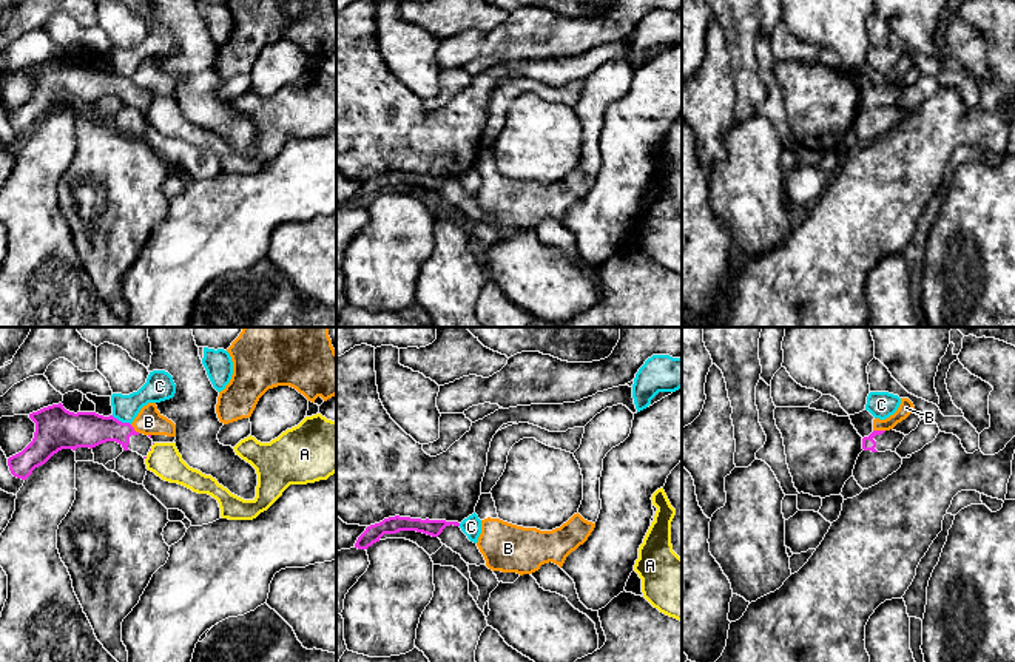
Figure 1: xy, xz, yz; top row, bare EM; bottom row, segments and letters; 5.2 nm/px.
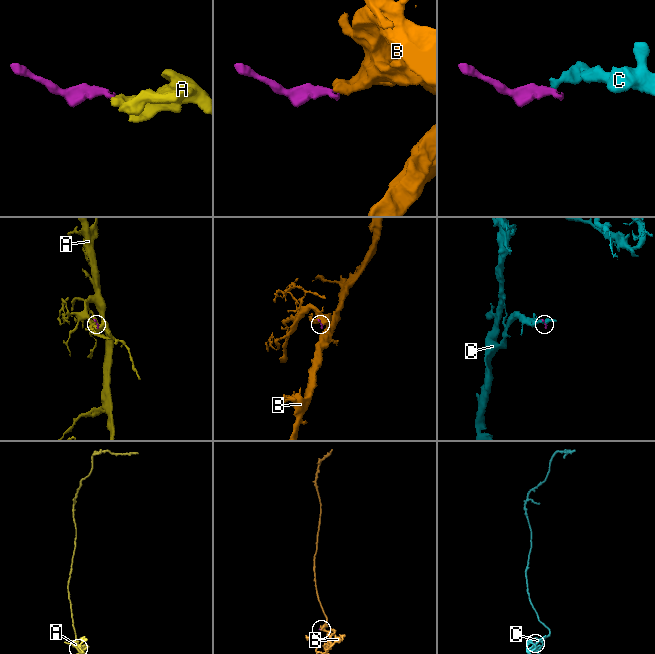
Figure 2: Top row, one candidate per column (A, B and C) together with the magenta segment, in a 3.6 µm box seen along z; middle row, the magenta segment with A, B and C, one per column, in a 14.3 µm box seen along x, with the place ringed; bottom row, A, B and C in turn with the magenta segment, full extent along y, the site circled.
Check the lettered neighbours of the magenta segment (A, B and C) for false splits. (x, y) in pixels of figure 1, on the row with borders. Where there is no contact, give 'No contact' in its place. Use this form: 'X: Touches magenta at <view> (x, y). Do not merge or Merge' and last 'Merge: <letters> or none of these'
A: No contact. Do not merge
B: Touches magenta at yz (880, 431). Do not merge
C: Touches magenta at xy (121, 422). Do not merge
Merge: none of these

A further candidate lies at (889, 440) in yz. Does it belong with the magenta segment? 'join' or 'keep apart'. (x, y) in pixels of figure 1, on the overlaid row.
join

